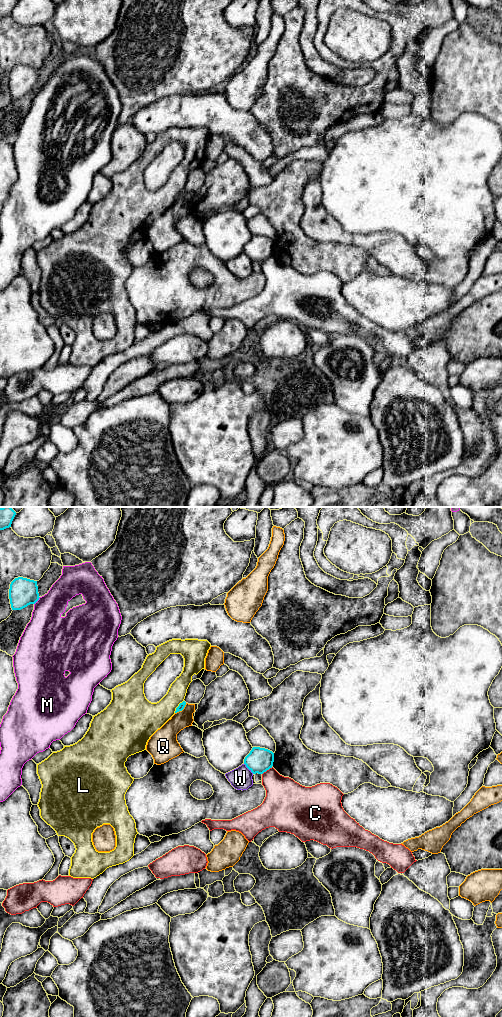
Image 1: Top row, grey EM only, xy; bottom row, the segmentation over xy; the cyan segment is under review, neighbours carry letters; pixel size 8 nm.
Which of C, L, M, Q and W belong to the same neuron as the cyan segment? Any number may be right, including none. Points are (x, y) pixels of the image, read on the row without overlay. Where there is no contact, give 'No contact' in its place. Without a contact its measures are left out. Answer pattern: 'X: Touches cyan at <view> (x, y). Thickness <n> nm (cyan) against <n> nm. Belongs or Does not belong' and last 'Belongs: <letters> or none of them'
C: Touches cyan at xy (267, 257). Thickness 200 nm (cyan) against 280 nm. Does not belong
L: Touches cyan at xy (178, 194). Thickness 50 nm (cyan) against 240 nm. Does not belong
M: Touches cyan at xy (37, 88). Thickness 220 nm (cyan) against 300 nm. Does not belong
Q: Touches cyan at xy (181, 198). Thickness 50 nm (cyan) against 180 nm. Does not belong
W: Touches cyan at xy (248, 256). Thickness 200 nm (cyan) against 180 nm. Does not belong
Belongs: none of them

